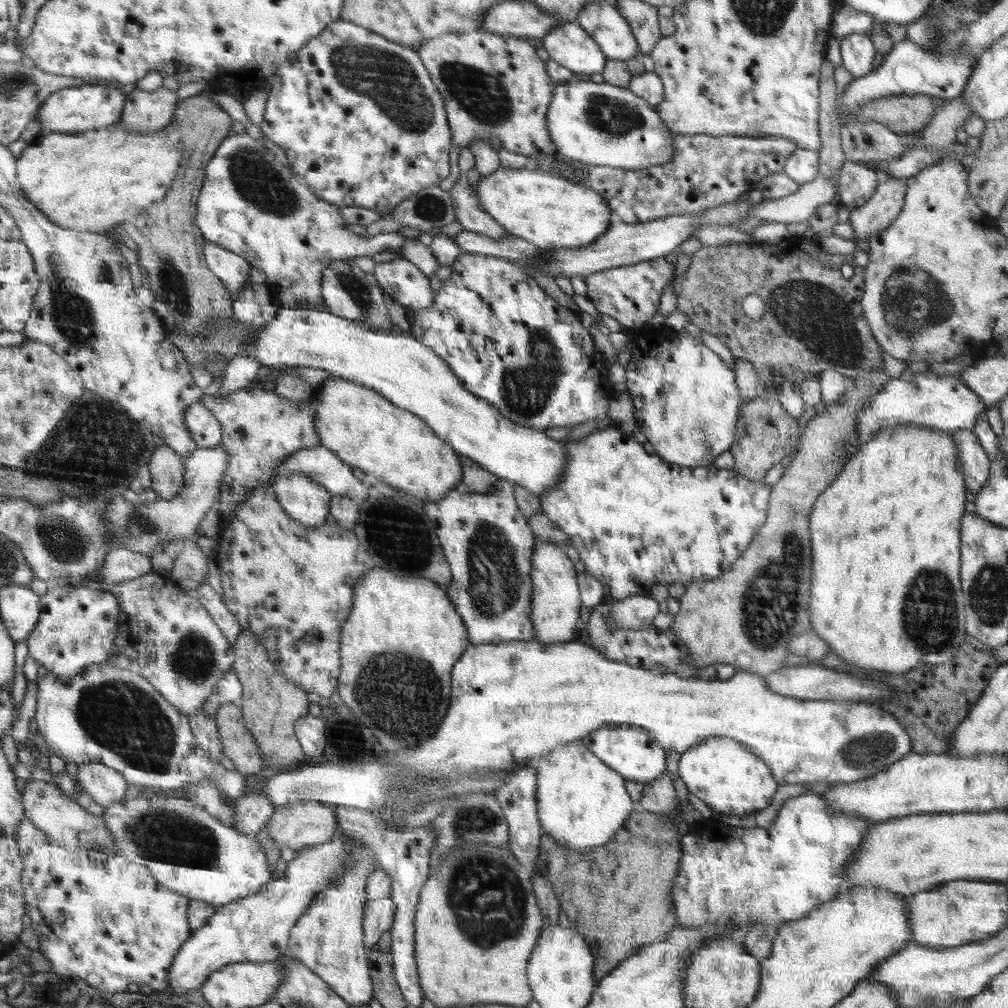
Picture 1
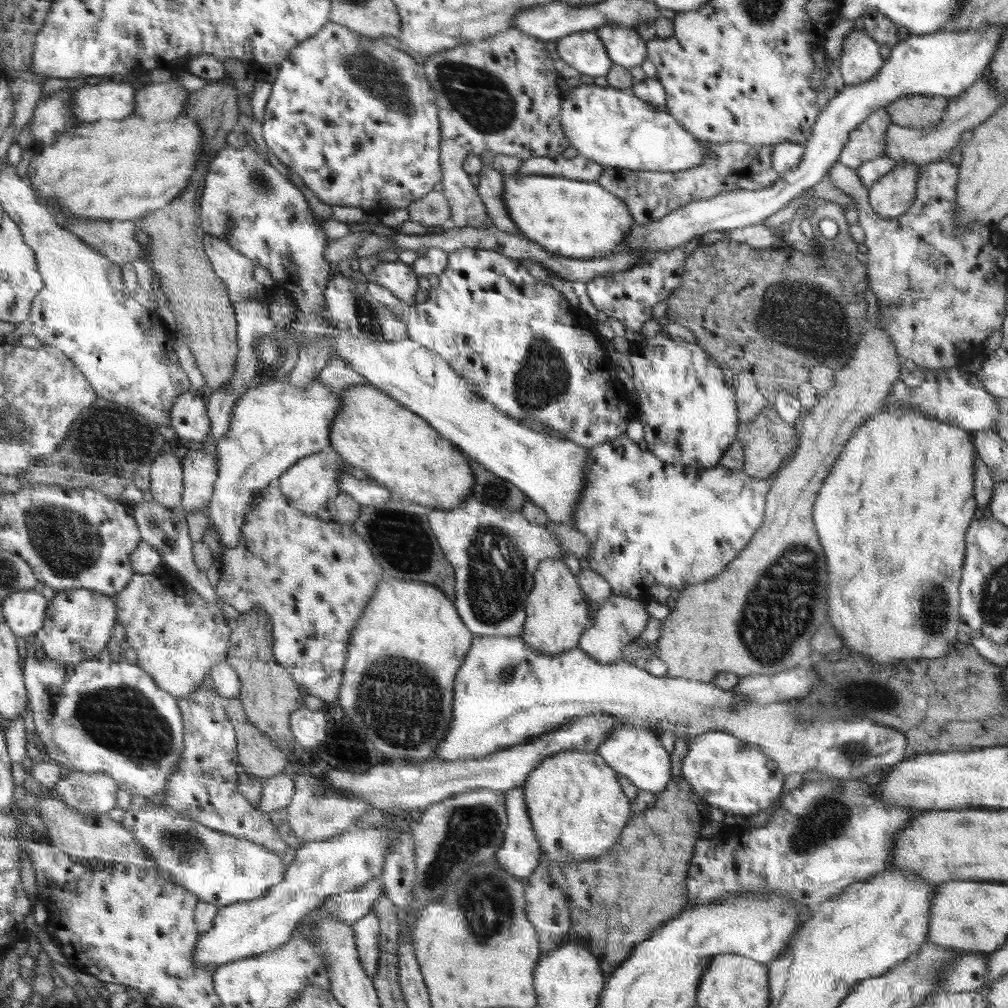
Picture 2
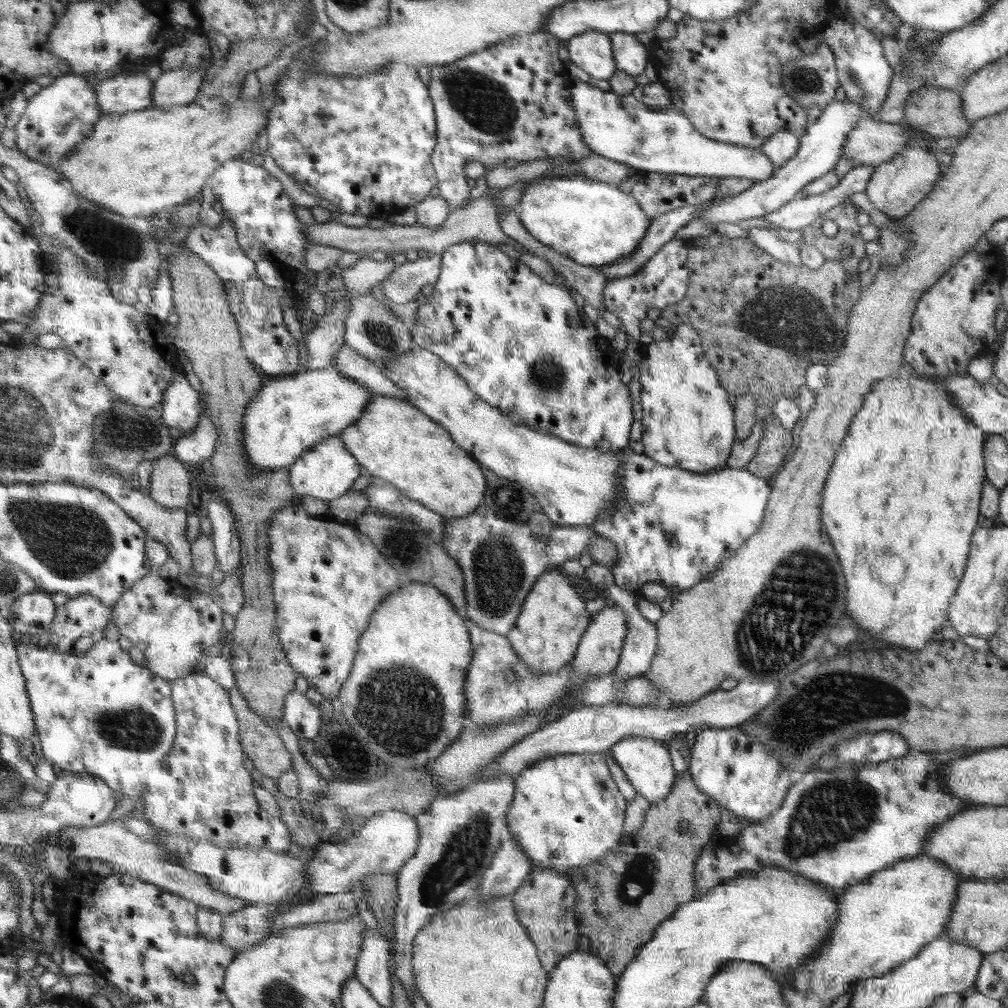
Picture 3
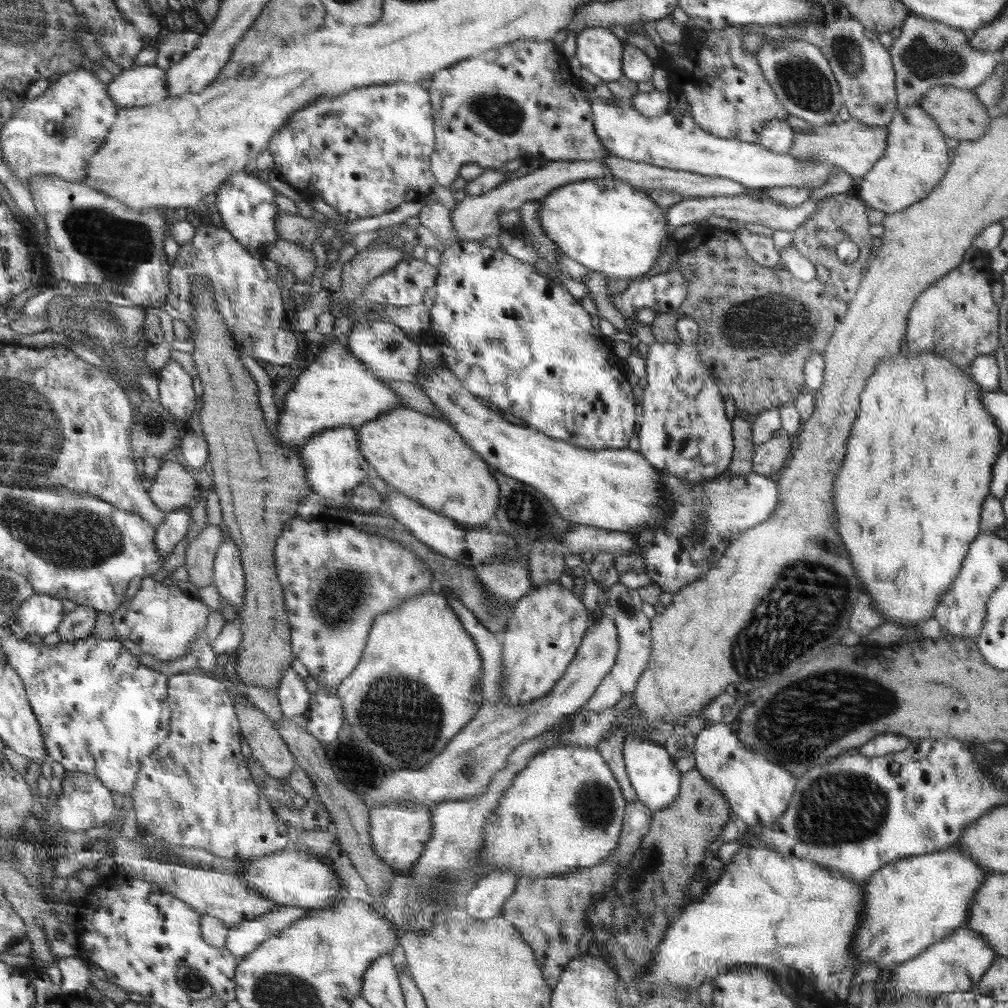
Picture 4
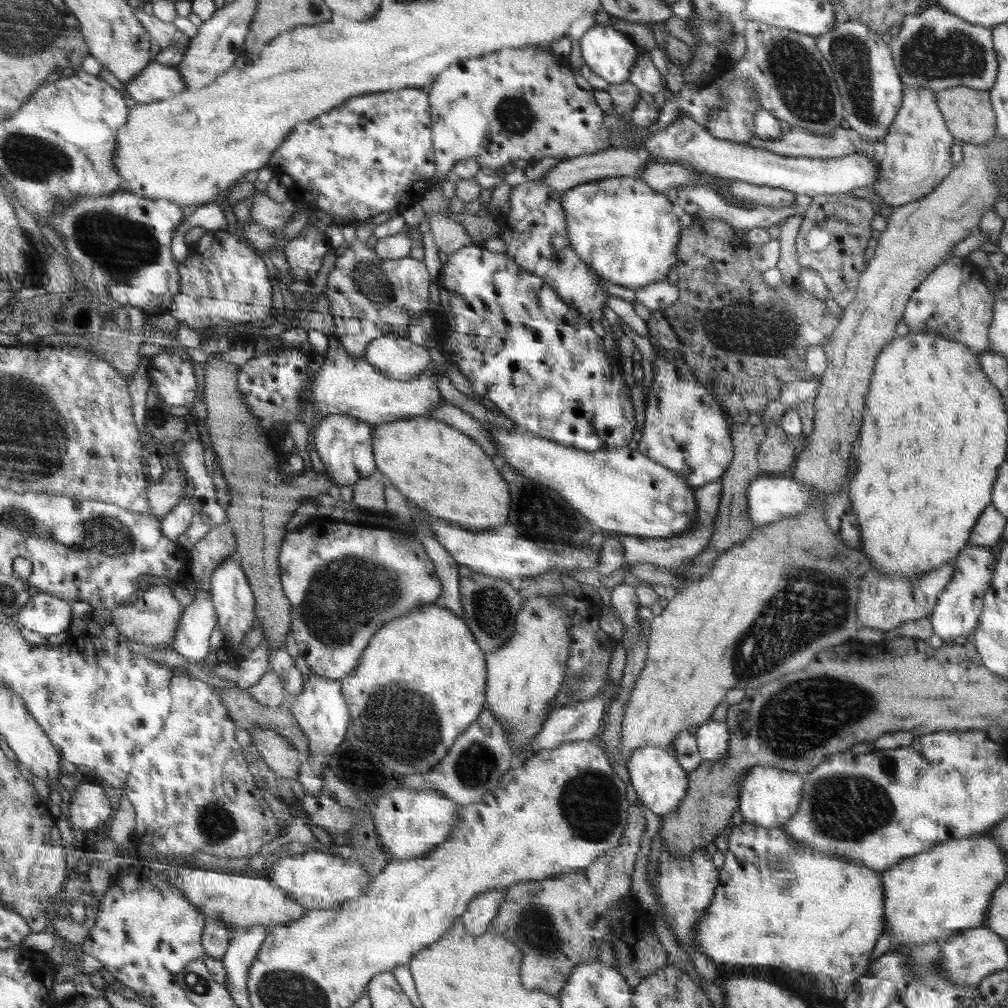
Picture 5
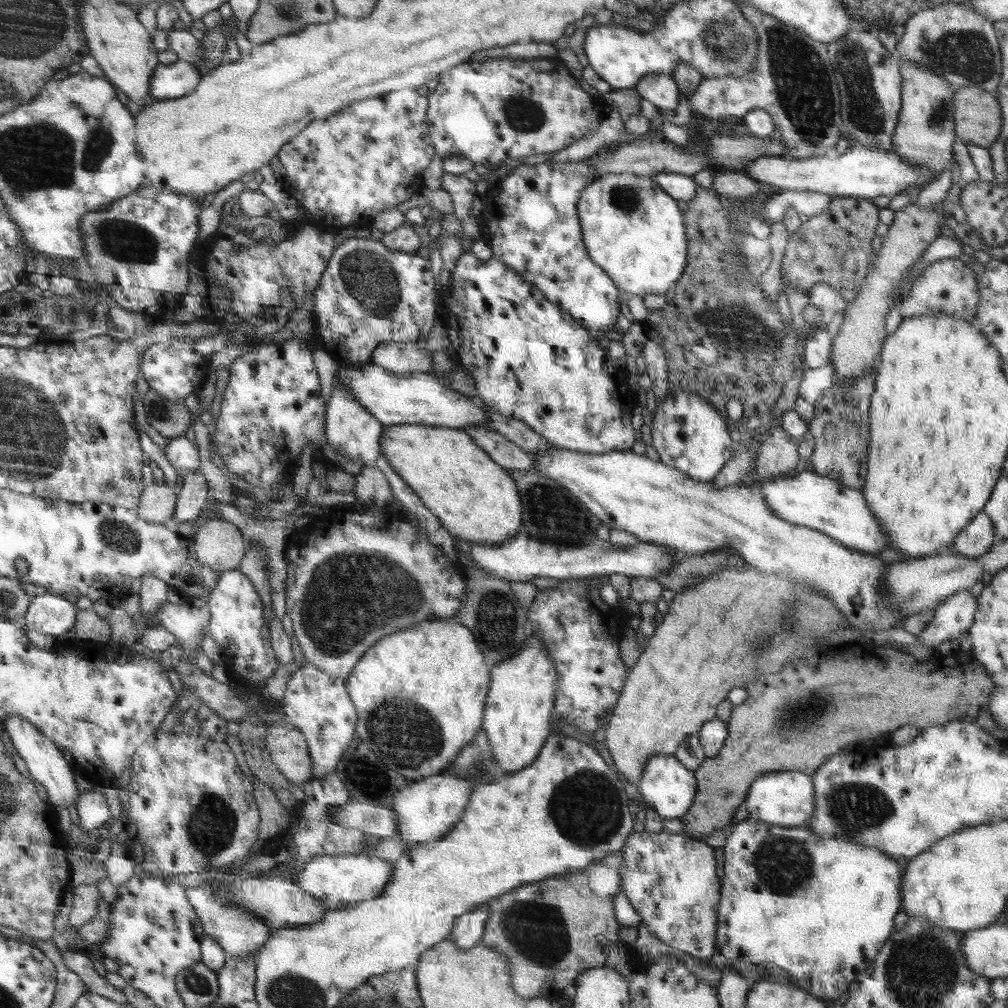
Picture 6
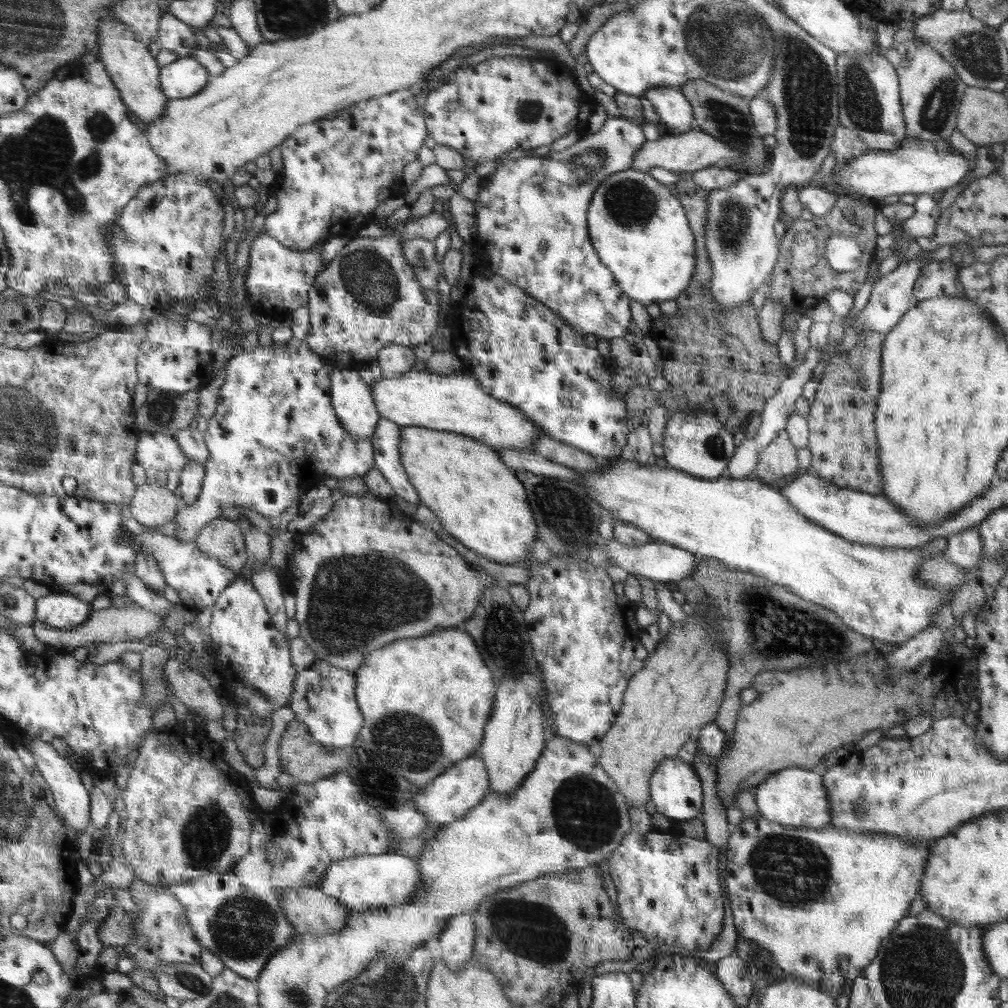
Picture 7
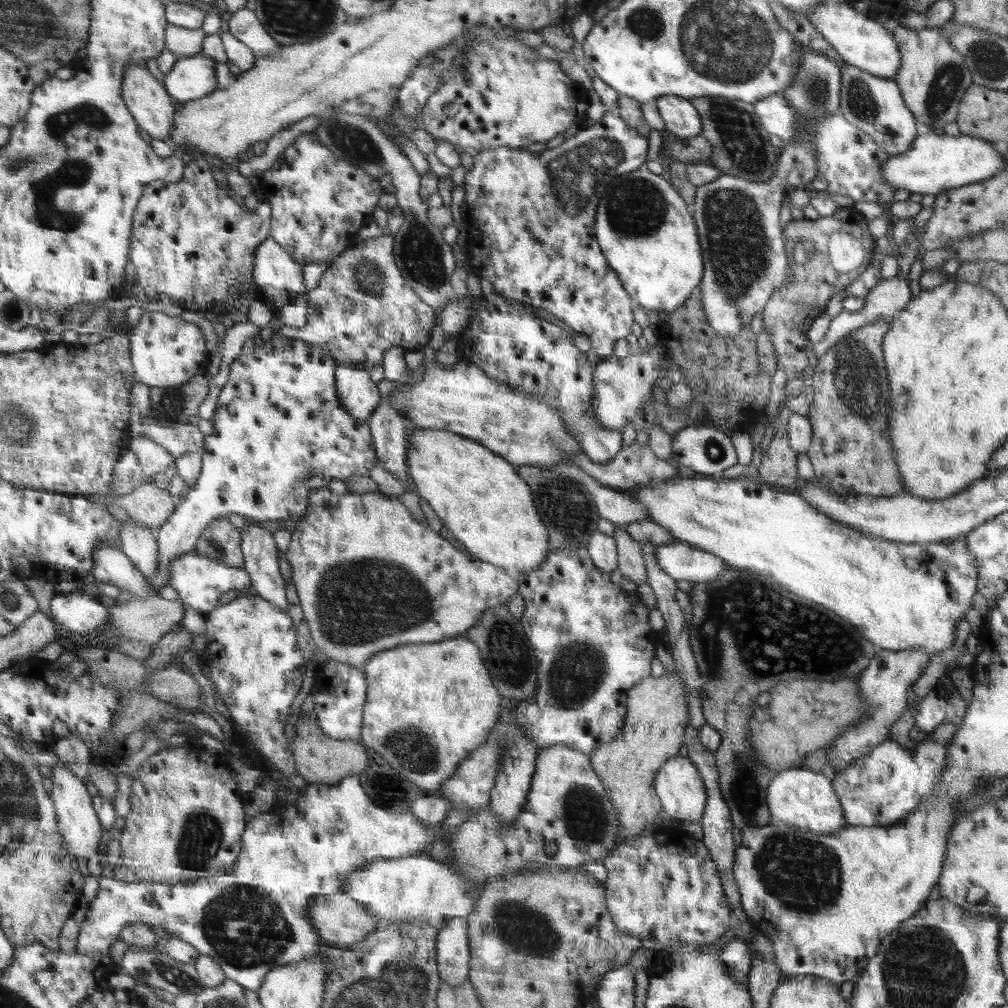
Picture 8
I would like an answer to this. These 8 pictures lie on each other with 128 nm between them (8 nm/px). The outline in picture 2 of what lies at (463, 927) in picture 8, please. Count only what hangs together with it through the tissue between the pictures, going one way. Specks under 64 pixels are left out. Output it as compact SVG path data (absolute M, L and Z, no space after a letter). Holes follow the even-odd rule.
M522 787L506 792L506 813L504 839L495 857L505 871L521 880L534 872L542 857L540 844L526 812Z

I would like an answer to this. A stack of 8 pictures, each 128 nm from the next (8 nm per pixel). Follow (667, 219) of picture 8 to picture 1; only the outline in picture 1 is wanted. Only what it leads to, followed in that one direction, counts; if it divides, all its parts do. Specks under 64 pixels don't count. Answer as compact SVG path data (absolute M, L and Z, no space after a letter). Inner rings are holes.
M498 167L482 177L474 187L482 207L514 236L520 236L542 249L578 249L594 244L616 221L606 197L584 183L572 182L557 173L534 169Z

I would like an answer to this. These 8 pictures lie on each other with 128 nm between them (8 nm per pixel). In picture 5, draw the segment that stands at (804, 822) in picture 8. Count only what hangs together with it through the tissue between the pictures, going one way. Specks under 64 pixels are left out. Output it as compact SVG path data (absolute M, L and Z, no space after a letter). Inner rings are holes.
M756 766L748 776L743 793L740 794L740 814L744 817L744 822L768 828L787 824L800 810L805 786L802 776L798 773L775 766Z

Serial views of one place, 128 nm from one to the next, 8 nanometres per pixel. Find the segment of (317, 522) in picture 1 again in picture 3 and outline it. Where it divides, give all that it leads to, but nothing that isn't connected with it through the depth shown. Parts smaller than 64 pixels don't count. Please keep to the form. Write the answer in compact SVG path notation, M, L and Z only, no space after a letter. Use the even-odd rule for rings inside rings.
M341 434L329 437L314 449L308 450L302 456L298 457L290 466L290 482L295 489L296 496L312 496L322 500L330 501L333 498L338 498L347 493L354 484L354 481L360 476L361 463L350 451L343 442Z

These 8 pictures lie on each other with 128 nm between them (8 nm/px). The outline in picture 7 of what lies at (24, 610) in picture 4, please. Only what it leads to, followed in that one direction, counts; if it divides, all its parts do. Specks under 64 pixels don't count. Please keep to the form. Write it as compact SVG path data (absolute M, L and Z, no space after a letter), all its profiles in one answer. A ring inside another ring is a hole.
M57 590L39 599L36 621L41 620L54 628L73 629L86 624L94 612L92 603Z

